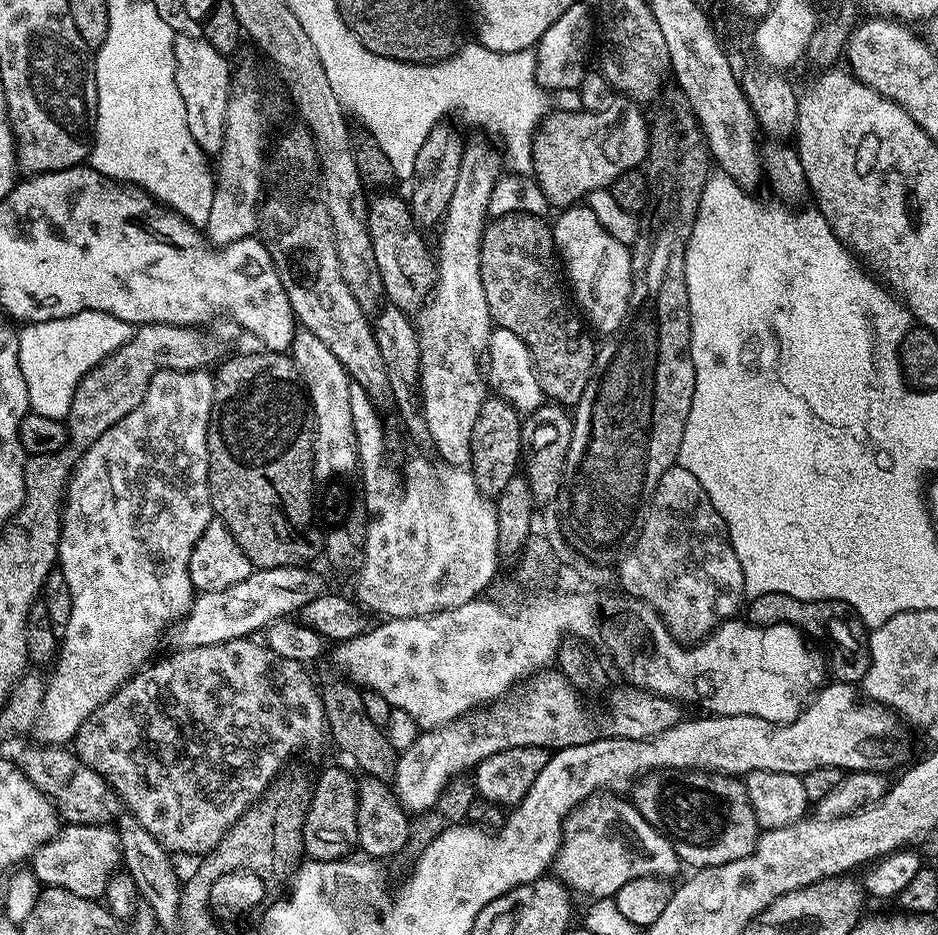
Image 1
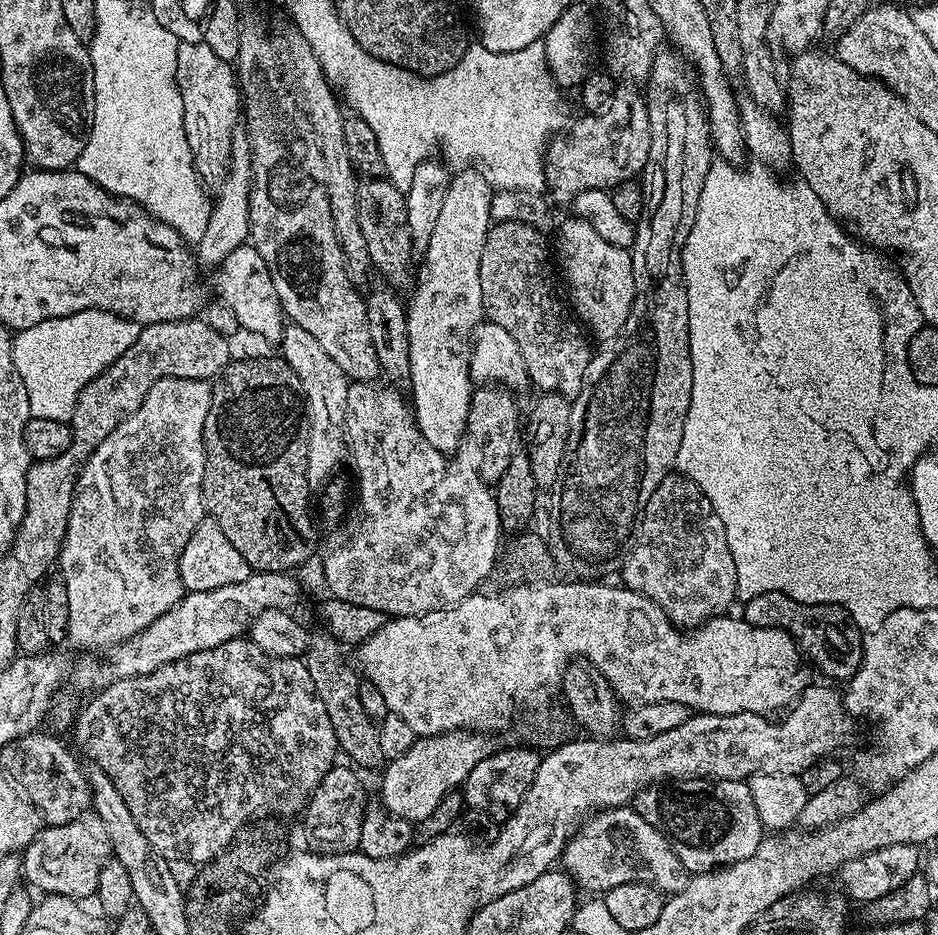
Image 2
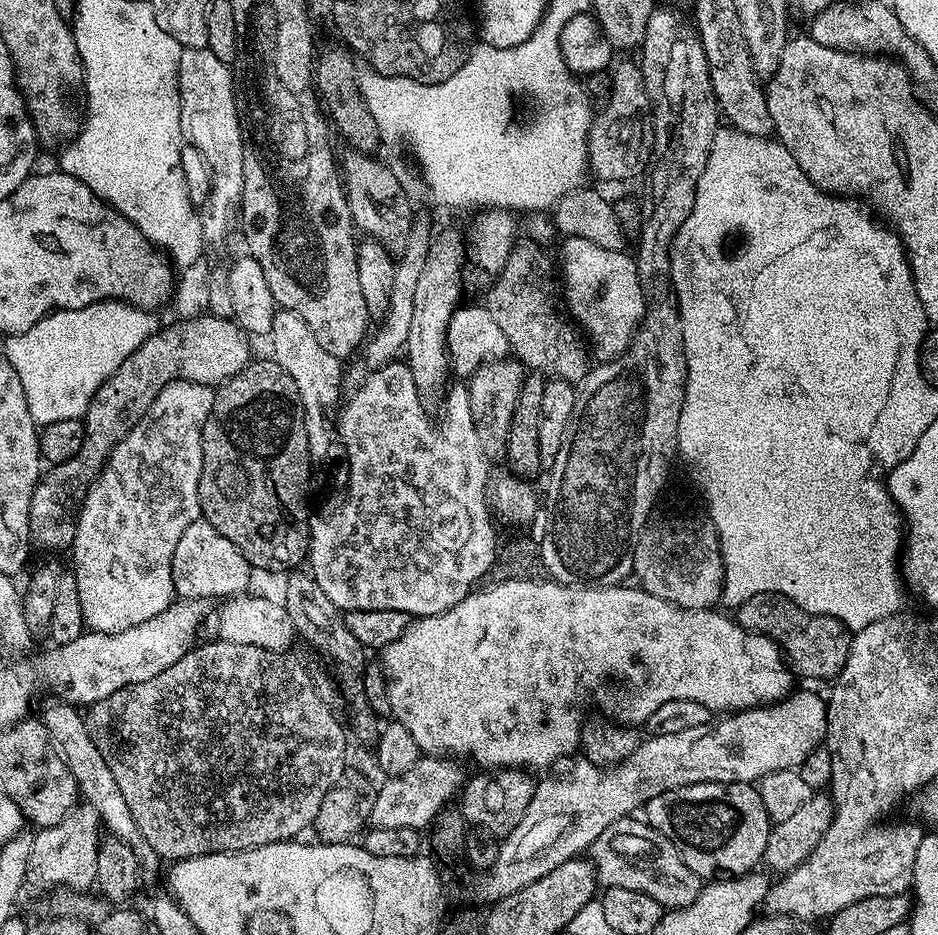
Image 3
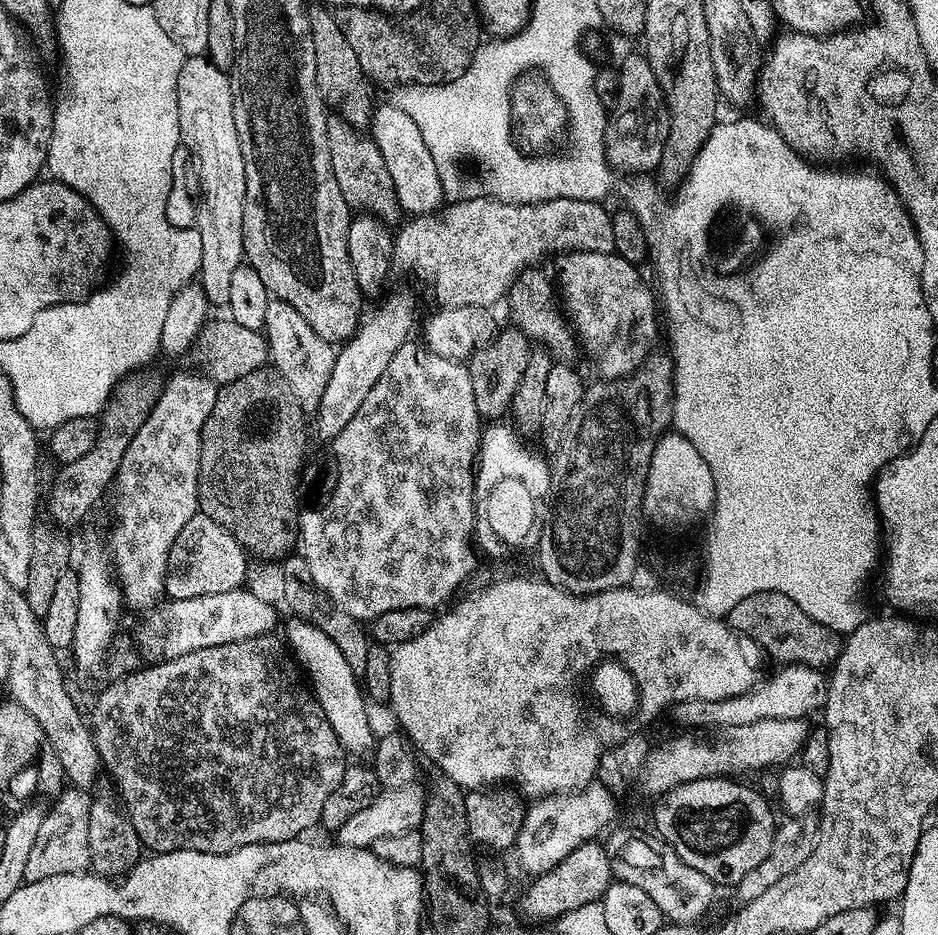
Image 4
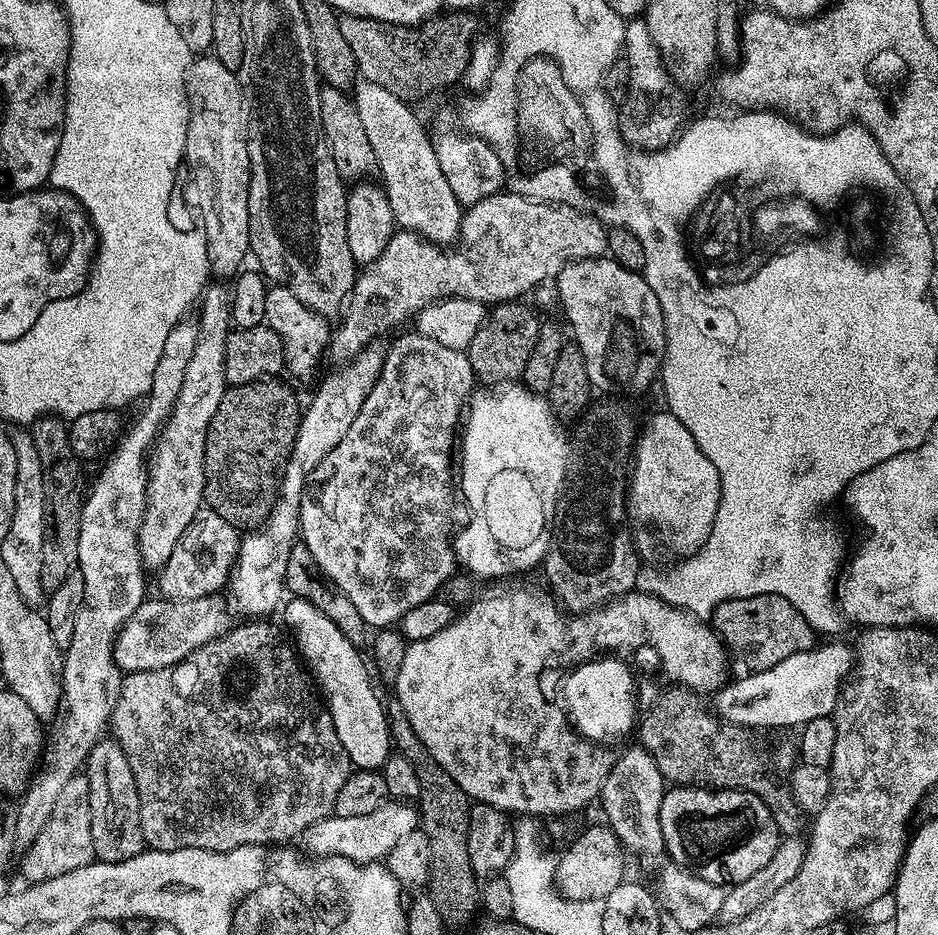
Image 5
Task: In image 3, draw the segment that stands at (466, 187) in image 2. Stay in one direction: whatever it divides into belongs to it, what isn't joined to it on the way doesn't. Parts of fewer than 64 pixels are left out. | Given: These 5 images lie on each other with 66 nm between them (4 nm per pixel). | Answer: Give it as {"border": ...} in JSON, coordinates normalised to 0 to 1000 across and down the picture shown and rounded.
{"border":[[[486,248],[474,252],[465,252],[456,262],[456,275],[450,284],[450,294],[446,296],[446,306],[441,310],[441,336],[437,343],[437,357],[433,369],[433,388],[439,397],[441,413],[453,433],[461,434],[474,422],[479,410],[480,390],[478,388],[478,345],[491,328],[490,294],[497,282],[497,261],[490,258]]]}

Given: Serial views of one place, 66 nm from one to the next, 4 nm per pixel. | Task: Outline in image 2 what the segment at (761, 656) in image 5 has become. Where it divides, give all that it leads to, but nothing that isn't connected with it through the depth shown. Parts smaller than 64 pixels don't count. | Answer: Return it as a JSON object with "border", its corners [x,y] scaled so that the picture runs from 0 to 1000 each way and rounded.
{"border":[[[818,633],[792,643],[791,649],[791,662],[805,672],[832,672],[841,676],[849,692],[874,713],[876,722],[884,723],[878,724],[884,728],[903,729],[919,712],[921,680],[904,653],[894,646],[856,646],[833,633]]]}

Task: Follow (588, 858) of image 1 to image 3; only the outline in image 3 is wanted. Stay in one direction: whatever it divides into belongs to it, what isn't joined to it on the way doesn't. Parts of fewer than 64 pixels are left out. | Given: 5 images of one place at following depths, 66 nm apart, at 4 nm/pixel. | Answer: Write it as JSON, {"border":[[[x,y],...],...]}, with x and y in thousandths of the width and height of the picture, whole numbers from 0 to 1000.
{"border":[[[664,873],[662,877],[650,879],[650,883],[646,883],[642,892],[638,892],[629,908],[629,919],[635,928],[636,942],[644,950],[666,950],[693,956],[693,960],[697,960],[697,965],[701,965],[708,973],[736,969],[736,965],[740,965],[740,960],[744,960],[746,955],[747,938],[742,937],[740,930],[731,926],[731,922],[727,922],[725,910],[705,890],[697,888],[686,876],[678,876],[674,873]]]}

